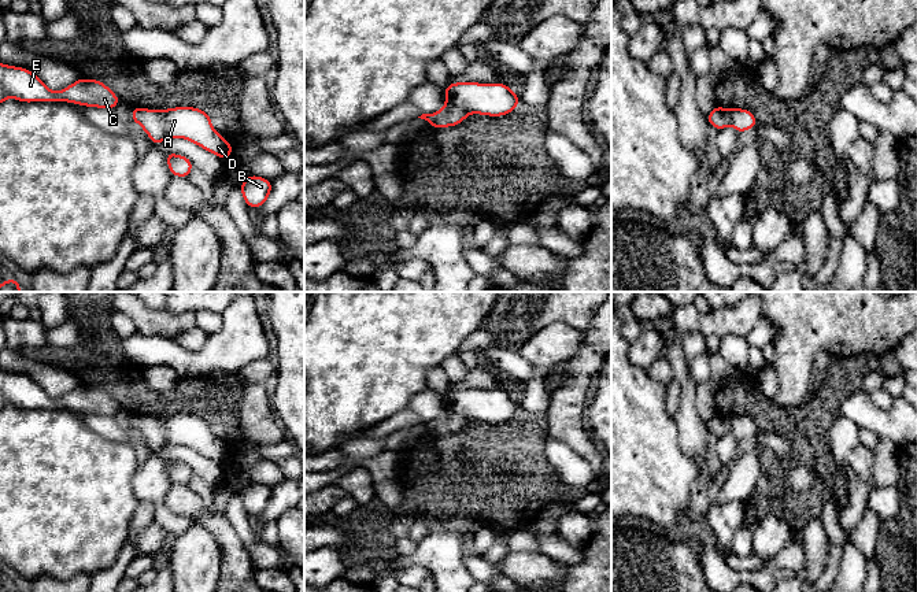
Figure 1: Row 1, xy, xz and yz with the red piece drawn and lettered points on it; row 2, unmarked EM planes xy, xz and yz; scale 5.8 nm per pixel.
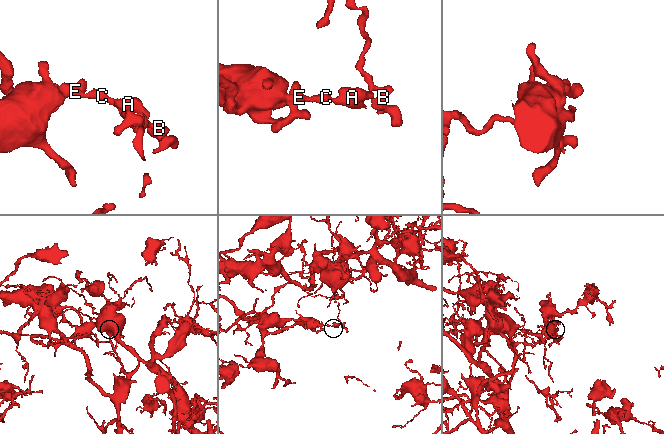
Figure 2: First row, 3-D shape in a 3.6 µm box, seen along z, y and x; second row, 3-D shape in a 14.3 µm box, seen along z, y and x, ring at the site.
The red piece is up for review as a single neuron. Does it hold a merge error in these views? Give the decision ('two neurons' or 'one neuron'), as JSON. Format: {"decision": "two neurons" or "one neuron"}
{"decision": "two neurons"}

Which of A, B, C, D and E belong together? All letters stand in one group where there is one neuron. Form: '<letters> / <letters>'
A B D / C E

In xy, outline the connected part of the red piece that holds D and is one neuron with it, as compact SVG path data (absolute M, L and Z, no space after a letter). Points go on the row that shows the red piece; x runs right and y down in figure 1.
M197 107L148 110L145 115L151 118L147 134L155 145L169 138L184 138L222 160L233 155L232 144L212 127L211 115Z

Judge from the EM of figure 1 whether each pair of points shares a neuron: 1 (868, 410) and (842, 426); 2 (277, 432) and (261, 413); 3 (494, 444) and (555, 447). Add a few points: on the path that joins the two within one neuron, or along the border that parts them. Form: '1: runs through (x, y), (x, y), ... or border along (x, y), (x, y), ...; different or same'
1: border along (840, 415), (851, 420), (858, 428); different
2: runs through (273, 428), (262, 417); same
3: border along (547, 436), (544, 455), (558, 473); different

